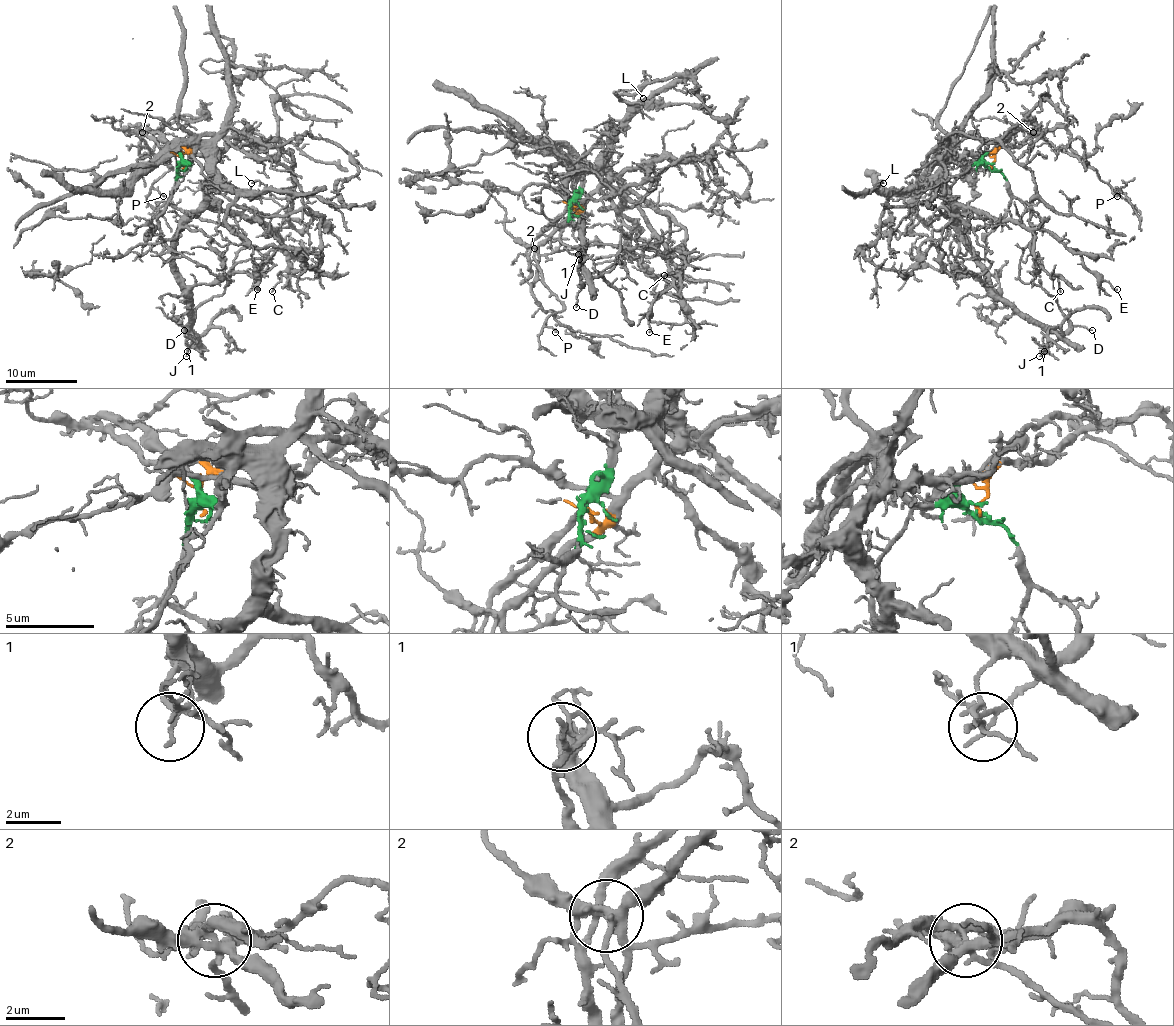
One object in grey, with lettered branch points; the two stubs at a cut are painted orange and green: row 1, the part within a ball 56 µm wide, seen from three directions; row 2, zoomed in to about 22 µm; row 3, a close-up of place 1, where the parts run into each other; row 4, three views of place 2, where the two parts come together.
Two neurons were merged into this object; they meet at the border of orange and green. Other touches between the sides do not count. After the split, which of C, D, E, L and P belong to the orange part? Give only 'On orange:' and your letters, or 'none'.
On orange: C, E, L

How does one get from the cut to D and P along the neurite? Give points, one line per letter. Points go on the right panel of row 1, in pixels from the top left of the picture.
D: (990, 167), (1032, 208), (1032, 235), (1019, 261), (1019, 279), (1057, 300), (1073, 326), (1091, 329)
P: (990, 167), (983, 158), (988, 152), (1010, 133), (1030, 129), (1093, 169), (1116, 196)

